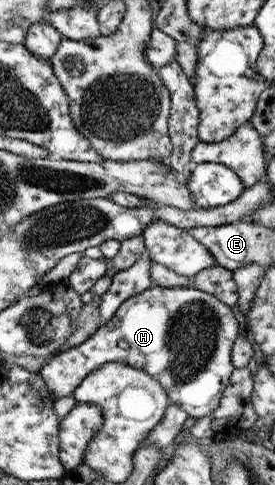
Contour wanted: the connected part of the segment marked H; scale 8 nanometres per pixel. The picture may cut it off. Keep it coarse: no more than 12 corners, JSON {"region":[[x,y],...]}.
{"region":[[151,287],[39,374],[56,399],[120,361],[192,418],[235,371],[232,309]]}

